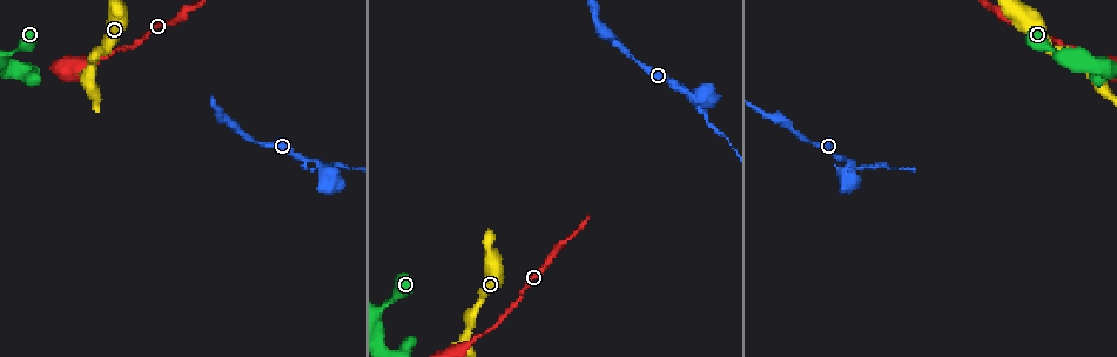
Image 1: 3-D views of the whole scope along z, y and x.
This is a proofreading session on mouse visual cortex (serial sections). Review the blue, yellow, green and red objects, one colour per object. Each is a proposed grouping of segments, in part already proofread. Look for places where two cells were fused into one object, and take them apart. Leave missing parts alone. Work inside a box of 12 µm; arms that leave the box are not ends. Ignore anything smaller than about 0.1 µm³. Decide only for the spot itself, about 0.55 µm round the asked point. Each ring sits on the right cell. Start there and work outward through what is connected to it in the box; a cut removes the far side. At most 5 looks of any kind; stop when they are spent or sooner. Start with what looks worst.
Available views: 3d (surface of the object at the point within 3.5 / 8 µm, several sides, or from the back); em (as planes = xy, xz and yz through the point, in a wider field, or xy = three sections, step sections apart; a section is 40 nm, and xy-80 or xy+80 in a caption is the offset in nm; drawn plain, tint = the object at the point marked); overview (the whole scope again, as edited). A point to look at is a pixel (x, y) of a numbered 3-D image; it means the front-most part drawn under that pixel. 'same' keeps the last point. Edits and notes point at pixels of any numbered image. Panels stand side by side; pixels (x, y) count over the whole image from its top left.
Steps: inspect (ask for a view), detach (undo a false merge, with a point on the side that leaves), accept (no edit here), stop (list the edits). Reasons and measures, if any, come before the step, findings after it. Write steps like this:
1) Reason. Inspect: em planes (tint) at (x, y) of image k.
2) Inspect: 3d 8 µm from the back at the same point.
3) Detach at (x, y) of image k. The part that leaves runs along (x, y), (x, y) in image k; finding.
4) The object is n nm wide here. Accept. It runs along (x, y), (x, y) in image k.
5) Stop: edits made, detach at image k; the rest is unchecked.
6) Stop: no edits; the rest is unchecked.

Thin arm on a thick one. Inspect: 3d 3.5 µm at (320, 163) of image 1.

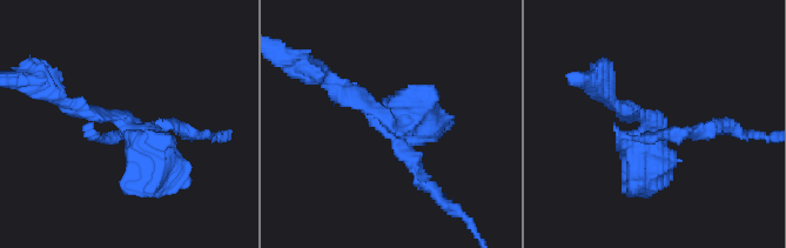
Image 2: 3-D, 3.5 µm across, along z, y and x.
Inspect: em planes (plain) at (386, 118) of image 2.

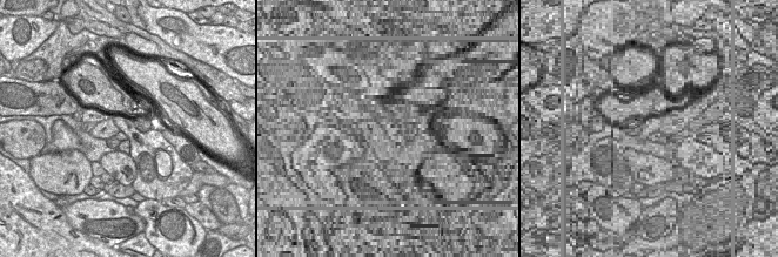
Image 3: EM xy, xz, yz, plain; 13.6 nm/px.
Inspect: em planes (tint) at the same point.

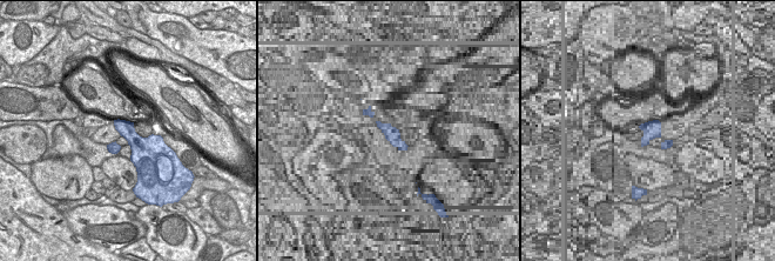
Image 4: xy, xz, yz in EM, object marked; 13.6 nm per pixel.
Detach at (712, 131) of image 2. Two cells meet here.

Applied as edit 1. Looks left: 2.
Thin neck. Inspect: 3d 3.5 µm at (809, 141) of image 1.

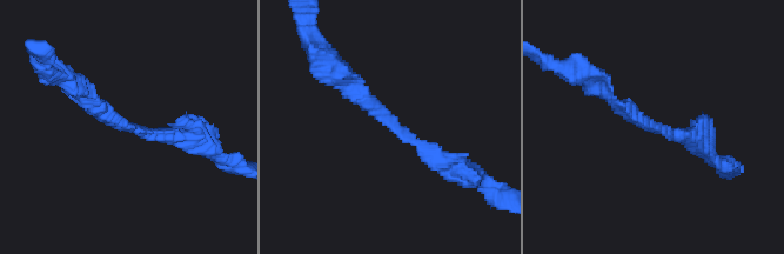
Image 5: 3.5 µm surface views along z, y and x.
The arms are 200, 250 nm wide; now the EM. Inspect: em xy step 1 (tint) at (125, 124) of image 5.

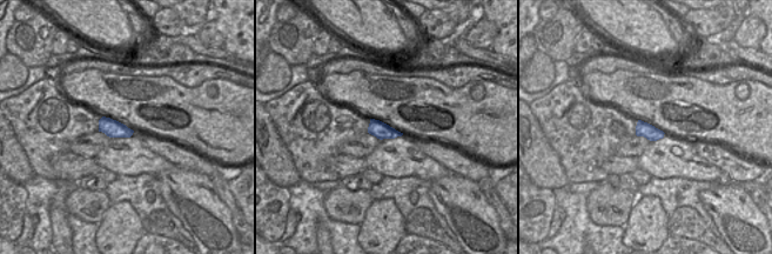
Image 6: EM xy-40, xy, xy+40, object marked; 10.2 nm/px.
Accept. It runs along (450, 166), (403, 136), (342, 73) in image 5; continuous, no second cell.

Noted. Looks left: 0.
Stop: edits made, detach at image 2; the rest is unchecked.

